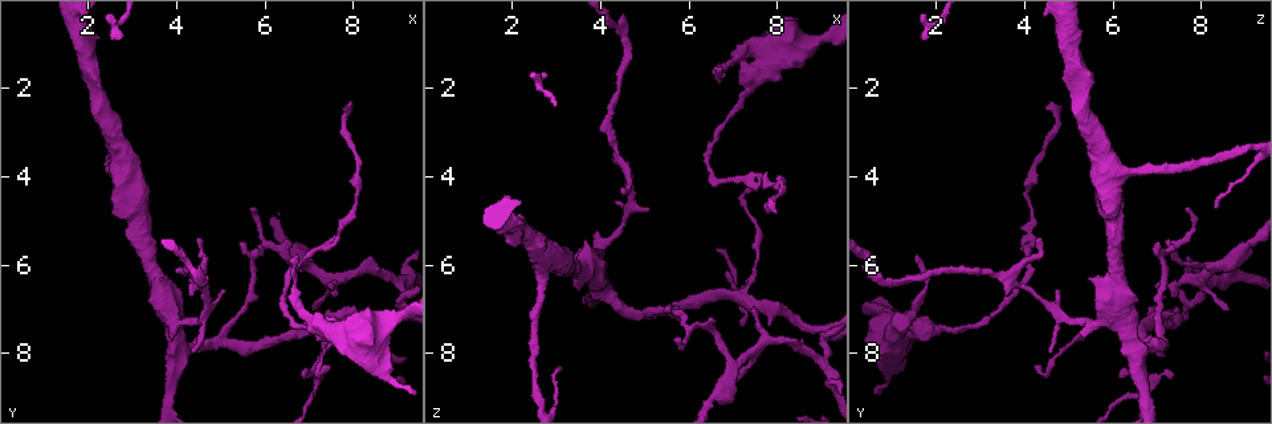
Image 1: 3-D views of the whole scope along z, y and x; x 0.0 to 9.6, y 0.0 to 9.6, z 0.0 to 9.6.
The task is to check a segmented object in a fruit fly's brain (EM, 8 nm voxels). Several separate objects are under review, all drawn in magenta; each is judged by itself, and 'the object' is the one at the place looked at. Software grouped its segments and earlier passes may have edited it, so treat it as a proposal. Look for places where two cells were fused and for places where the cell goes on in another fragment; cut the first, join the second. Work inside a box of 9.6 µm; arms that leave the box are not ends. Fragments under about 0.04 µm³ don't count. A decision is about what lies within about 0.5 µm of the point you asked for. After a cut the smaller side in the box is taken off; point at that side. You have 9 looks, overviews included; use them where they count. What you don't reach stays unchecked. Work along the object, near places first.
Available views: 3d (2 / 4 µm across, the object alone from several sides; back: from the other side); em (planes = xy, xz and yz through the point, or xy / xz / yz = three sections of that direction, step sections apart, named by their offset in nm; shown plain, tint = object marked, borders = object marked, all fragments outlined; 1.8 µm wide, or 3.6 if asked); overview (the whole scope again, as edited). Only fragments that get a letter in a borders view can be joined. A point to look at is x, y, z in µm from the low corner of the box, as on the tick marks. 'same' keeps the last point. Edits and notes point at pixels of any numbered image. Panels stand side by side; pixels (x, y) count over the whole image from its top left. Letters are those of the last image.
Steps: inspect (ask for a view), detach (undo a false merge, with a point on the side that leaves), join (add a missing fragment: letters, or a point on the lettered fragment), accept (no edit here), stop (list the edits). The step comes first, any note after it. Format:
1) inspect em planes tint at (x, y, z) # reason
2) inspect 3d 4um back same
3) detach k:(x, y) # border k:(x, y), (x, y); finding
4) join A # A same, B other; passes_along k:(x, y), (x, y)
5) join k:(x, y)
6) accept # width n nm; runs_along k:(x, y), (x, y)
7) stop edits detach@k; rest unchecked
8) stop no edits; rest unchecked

inspect 3d 4um at (7.10, 7.45, 6.75)

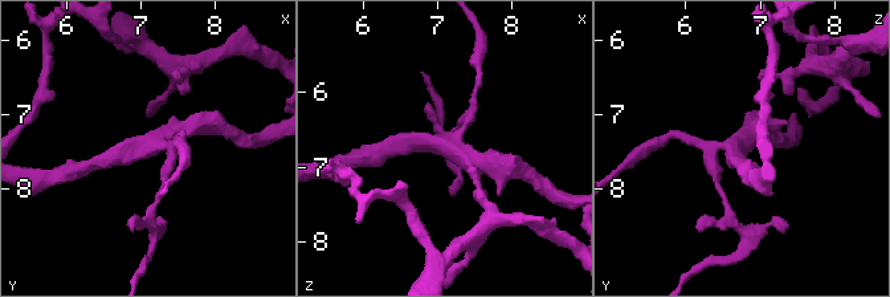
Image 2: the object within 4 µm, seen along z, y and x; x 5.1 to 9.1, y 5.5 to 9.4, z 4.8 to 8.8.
inspect em planes plain at (7.15, 7.40, 6.70)

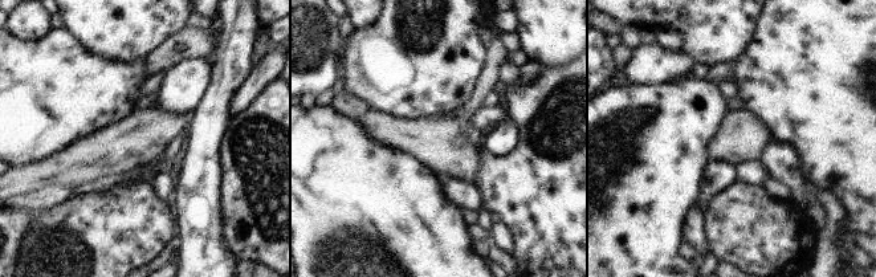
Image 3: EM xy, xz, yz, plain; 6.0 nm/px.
inspect em planes borders same

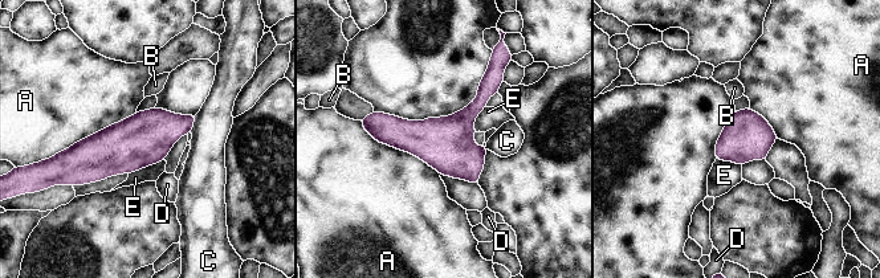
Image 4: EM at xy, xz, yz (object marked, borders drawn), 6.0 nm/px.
accept # longest_contact A 600 nm; A other, B other, C other, D other, E other; one cell here

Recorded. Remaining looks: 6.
inspect 3d 4um back at (6.75, 5.80, 1.50) # an open end

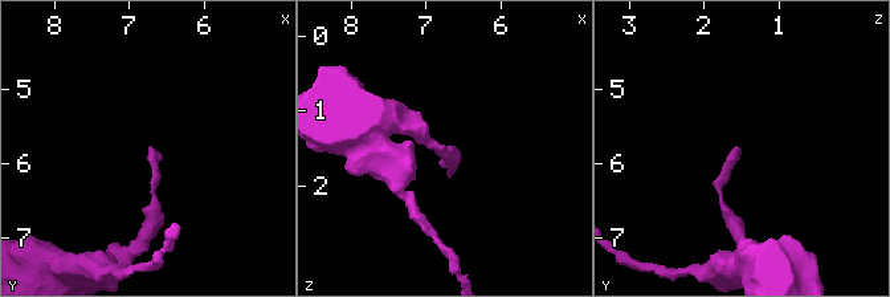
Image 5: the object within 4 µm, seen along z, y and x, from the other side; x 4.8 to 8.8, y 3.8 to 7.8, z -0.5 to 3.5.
inspect em planes borders at (6.70, 5.80, 1.50)

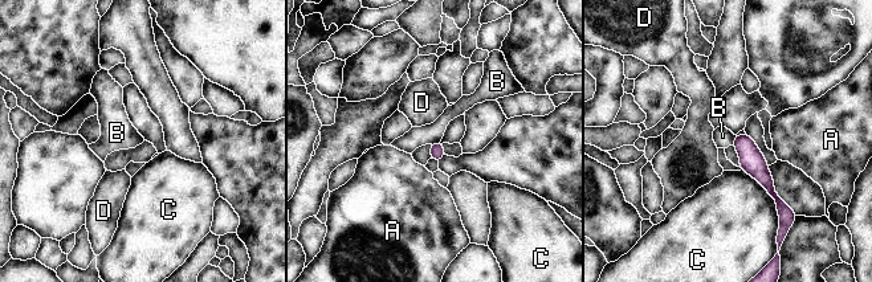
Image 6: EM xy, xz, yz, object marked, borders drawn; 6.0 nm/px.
accept # A other, B other, C other, D other; border 6:(736, 135), (732, 144); none of them fits

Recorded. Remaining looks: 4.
inspect 3d 2um at (7.90, 2.30, 4.55) # long arm stops here

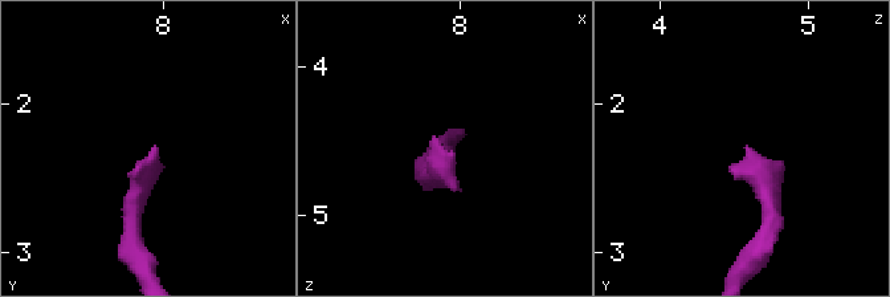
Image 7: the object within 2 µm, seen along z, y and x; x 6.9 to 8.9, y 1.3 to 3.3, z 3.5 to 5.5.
inspect em yz step 16 tint at (7.96, 2.30, 4.56)

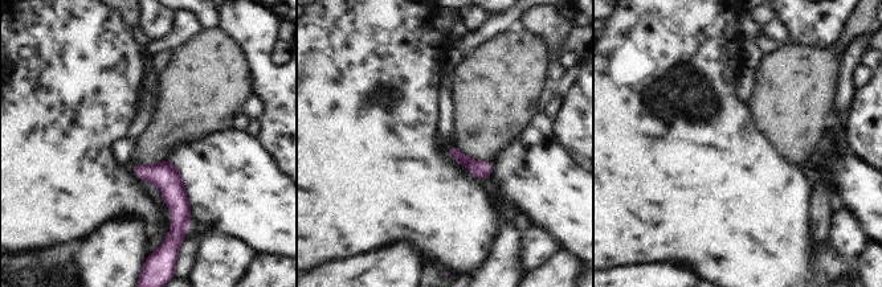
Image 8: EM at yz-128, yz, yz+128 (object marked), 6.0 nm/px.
inspect em planes borders same # cut it another way

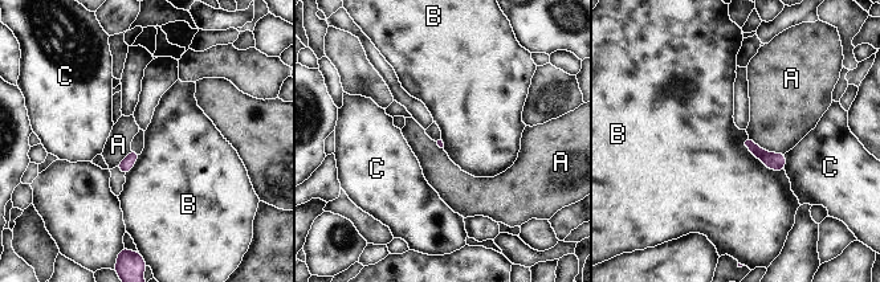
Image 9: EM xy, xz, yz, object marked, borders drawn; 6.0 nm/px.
accept # A other, B other, C other; border 9:(742, 139), (768, 167), (783, 170); no lettered fragment goes on from it

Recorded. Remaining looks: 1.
stop no edits; rest unchecked

